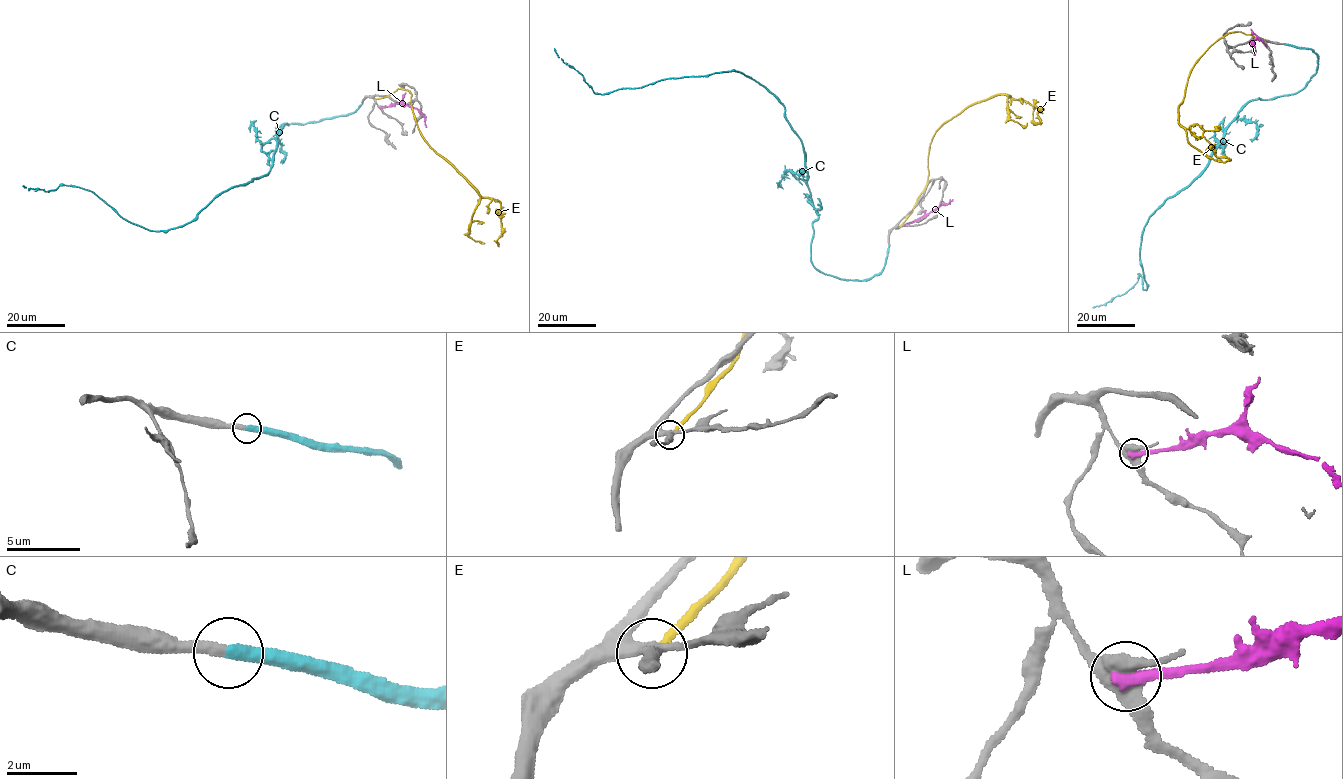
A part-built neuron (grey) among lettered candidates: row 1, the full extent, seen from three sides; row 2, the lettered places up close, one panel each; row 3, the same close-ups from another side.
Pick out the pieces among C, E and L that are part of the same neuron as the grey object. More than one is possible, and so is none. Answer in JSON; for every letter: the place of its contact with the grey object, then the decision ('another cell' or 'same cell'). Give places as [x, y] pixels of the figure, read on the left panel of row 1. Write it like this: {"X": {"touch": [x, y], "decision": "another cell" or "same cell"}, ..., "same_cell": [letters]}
{"C": {"touch": [361, 104], "decision": "same cell"}, "E": {"touch": [375, 99], "decision": "another cell"}, "L": {"touch": [381, 107], "decision": "another cell"}, "same_cell": ["C"]}

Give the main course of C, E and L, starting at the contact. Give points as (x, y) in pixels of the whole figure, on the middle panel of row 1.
C: (889, 246), (884, 268), (869, 278), (818, 271), (803, 144), (755, 81), (734, 70), (595, 94), (554, 48)
E: (899, 227), (924, 189), (932, 139), (944, 122), (968, 107), (1002, 94), (1040, 108), (1037, 116), (1042, 123)
L: (906, 224), (926, 216), (952, 199)

